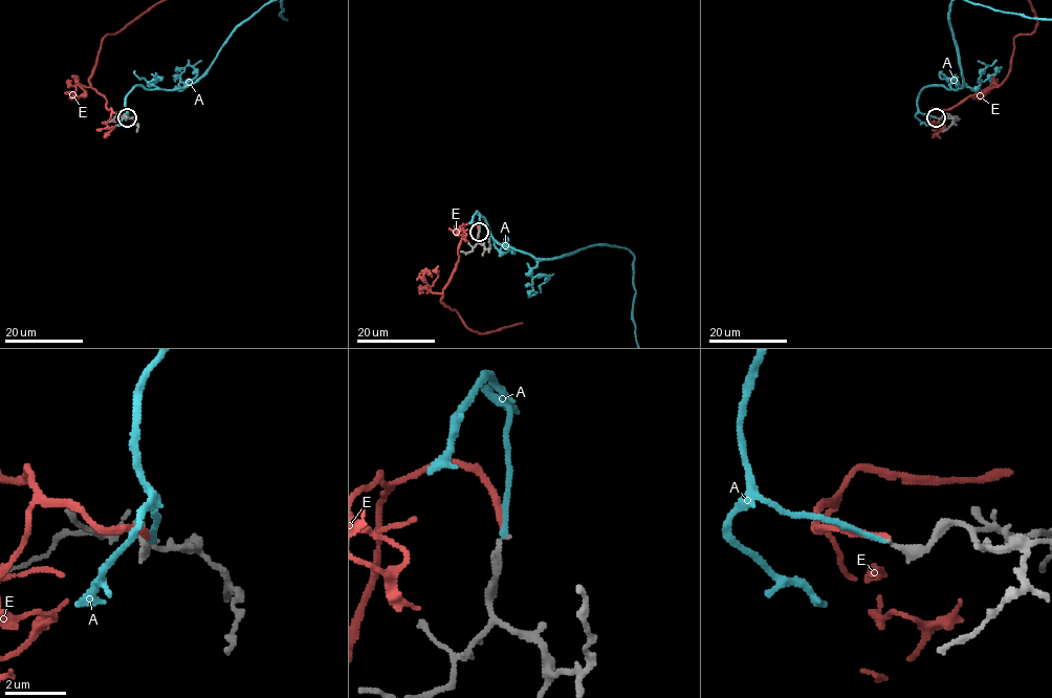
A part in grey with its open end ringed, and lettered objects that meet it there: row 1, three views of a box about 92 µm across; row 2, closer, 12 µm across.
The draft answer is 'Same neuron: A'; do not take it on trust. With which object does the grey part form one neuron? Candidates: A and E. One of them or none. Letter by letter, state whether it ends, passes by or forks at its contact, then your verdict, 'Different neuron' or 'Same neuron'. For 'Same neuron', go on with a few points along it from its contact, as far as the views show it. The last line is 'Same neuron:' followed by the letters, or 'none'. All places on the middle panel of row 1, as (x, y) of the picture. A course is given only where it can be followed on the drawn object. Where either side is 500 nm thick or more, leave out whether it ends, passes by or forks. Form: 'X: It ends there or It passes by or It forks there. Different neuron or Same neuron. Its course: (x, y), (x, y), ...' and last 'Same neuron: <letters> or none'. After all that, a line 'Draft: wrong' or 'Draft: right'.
A: It ends there. Same neuron
E: It ends there. Different neuron
Same neuron: A
Draft: right

